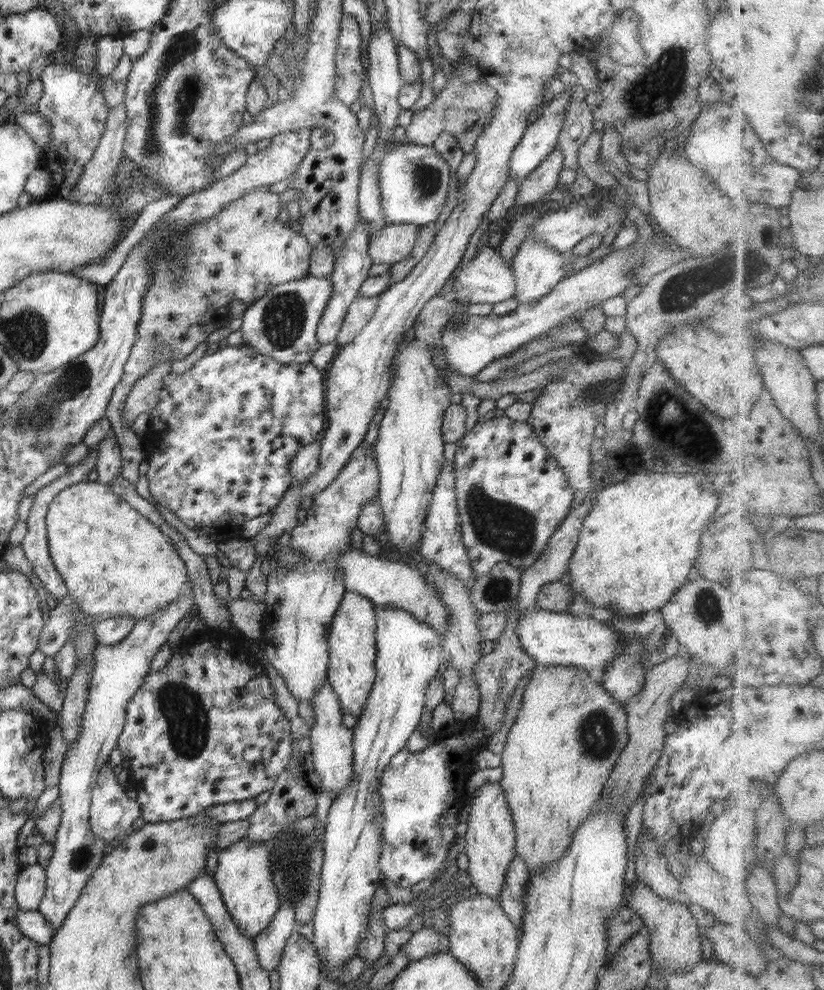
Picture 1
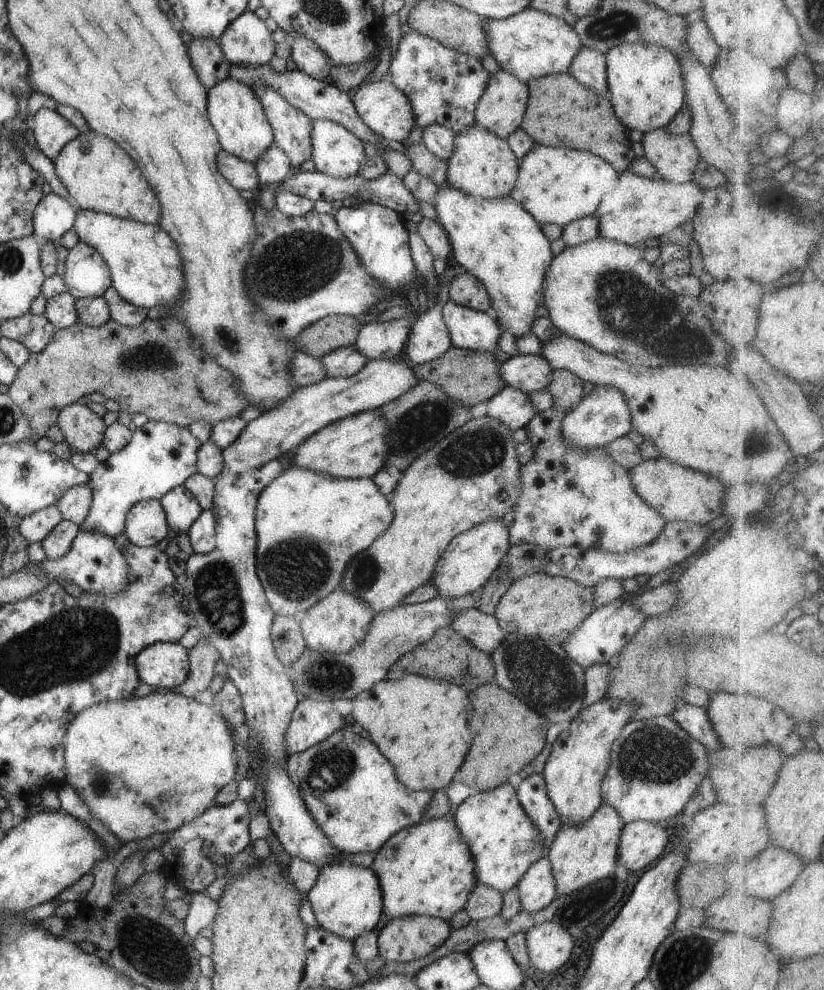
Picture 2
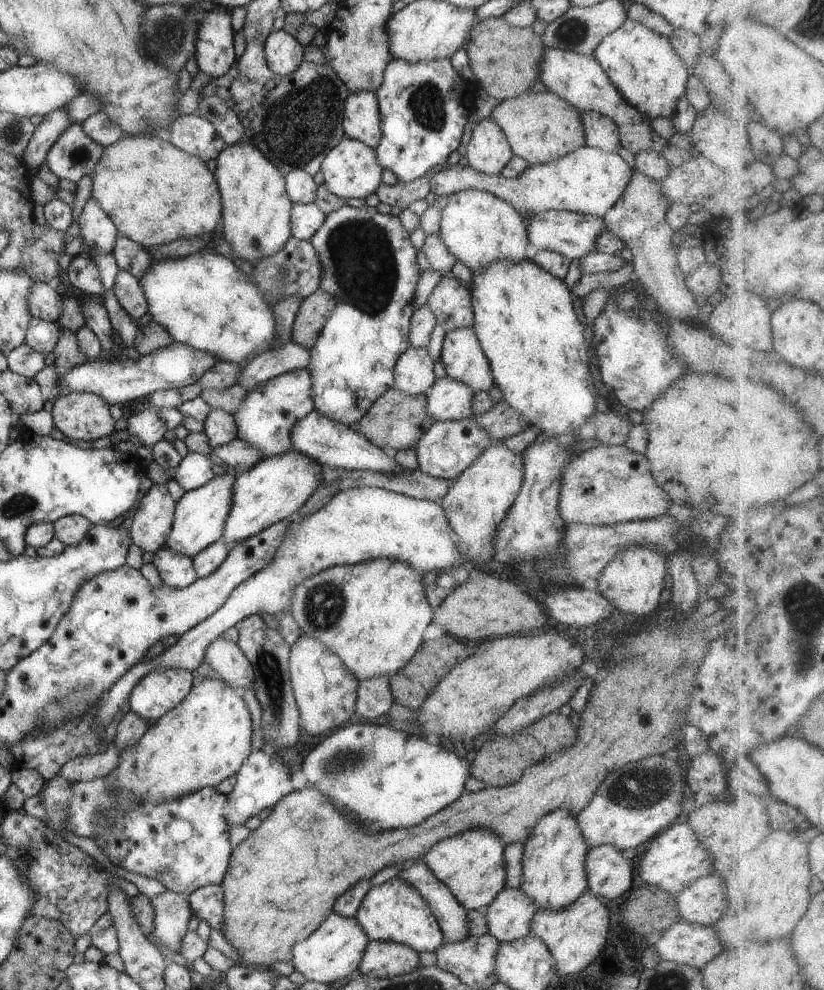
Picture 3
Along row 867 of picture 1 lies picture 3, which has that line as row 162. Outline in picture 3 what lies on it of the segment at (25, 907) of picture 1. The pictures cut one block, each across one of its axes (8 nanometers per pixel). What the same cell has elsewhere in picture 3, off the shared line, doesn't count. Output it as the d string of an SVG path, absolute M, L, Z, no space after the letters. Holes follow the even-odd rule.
M58 109L45 114L44 120L34 131L28 146L23 154L23 162L28 174L36 175L46 160L47 152L52 148L60 134L74 124L66 110Z

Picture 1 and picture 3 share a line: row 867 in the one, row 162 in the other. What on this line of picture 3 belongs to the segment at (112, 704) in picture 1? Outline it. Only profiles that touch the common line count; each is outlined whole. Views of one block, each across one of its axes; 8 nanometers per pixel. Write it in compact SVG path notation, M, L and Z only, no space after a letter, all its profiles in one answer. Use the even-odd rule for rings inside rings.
M74 123L56 139L45 161L57 178L77 183L94 172L102 152L104 147L84 134L81 123Z

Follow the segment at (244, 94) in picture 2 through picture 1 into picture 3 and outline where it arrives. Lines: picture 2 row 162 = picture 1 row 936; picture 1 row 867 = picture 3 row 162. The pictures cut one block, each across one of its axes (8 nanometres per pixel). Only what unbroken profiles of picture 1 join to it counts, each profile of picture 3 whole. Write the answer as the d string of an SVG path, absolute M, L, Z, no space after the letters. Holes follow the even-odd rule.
M247 140L226 145L216 158L214 178L222 201L222 238L232 246L232 254L253 265L284 248L290 240L293 202L288 198L285 176L260 150Z

